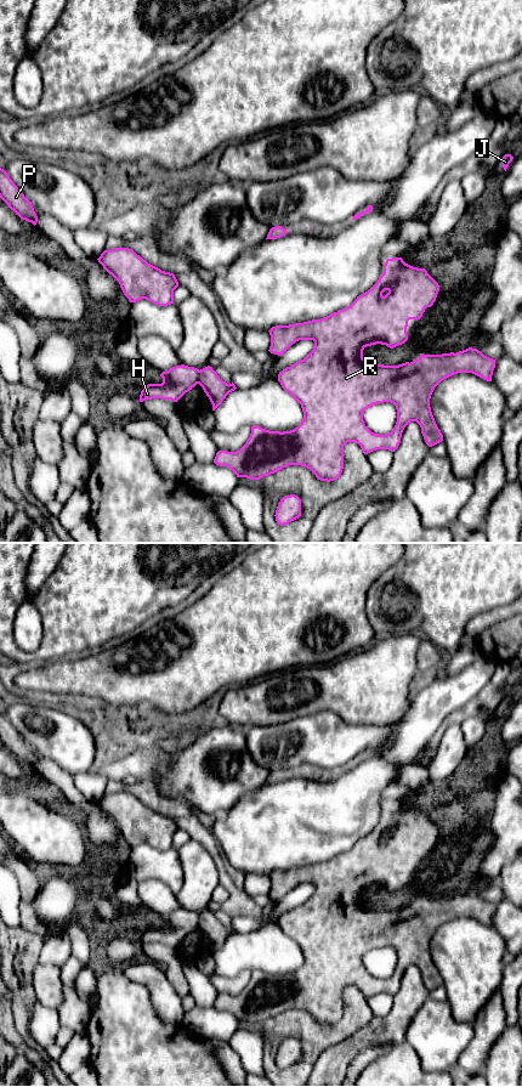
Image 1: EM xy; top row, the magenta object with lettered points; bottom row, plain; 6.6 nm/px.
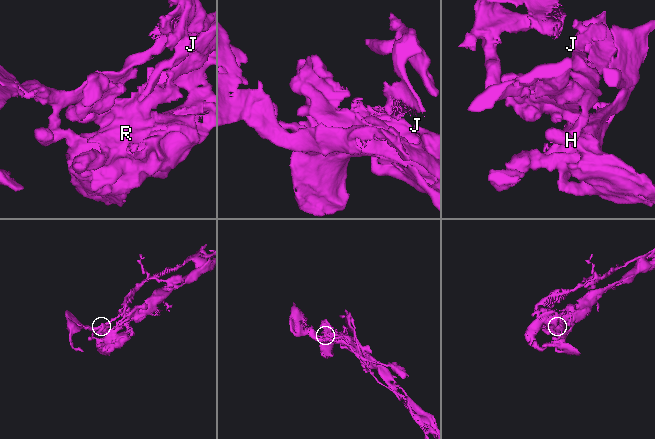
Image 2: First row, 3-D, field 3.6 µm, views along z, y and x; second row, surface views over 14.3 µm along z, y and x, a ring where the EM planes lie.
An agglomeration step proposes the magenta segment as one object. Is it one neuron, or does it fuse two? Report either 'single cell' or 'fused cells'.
single cell

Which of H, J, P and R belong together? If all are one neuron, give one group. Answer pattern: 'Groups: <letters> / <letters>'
Groups: H J P R

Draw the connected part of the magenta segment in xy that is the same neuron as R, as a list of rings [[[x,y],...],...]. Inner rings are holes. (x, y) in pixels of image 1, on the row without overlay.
[[[402,802],[387,803],[384,817],[378,826],[347,851],[324,862],[303,867],[276,870],[271,879],[269,896],[282,900],[299,884],[313,884],[313,894],[301,905],[278,918],[278,925],[291,941],[301,949],[303,963],[290,975],[269,975],[251,970],[246,987],[237,996],[219,995],[214,1007],[231,1013],[237,1021],[260,1024],[289,1009],[310,1013],[320,1025],[334,1025],[344,1013],[344,990],[356,986],[364,998],[376,993],[395,996],[404,972],[416,966],[429,991],[443,985],[430,951],[435,932],[458,917],[472,917],[492,925],[495,904],[477,893],[469,891],[456,898],[424,899],[410,907],[398,910],[369,908],[363,902],[367,890],[381,888],[390,893],[408,884],[409,864],[420,864],[426,851],[431,851],[439,836],[438,827],[425,813],[413,811]],[[391,946],[397,953],[397,966],[391,976],[379,979],[364,968],[363,956],[369,951]]]

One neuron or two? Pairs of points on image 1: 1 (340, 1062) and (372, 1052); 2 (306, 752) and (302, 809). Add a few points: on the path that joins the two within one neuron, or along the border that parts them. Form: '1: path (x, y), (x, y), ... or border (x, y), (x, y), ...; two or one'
1: path (347, 1059), (356, 1052), (364, 1052); one
2: border (313, 773), (318, 775); two

